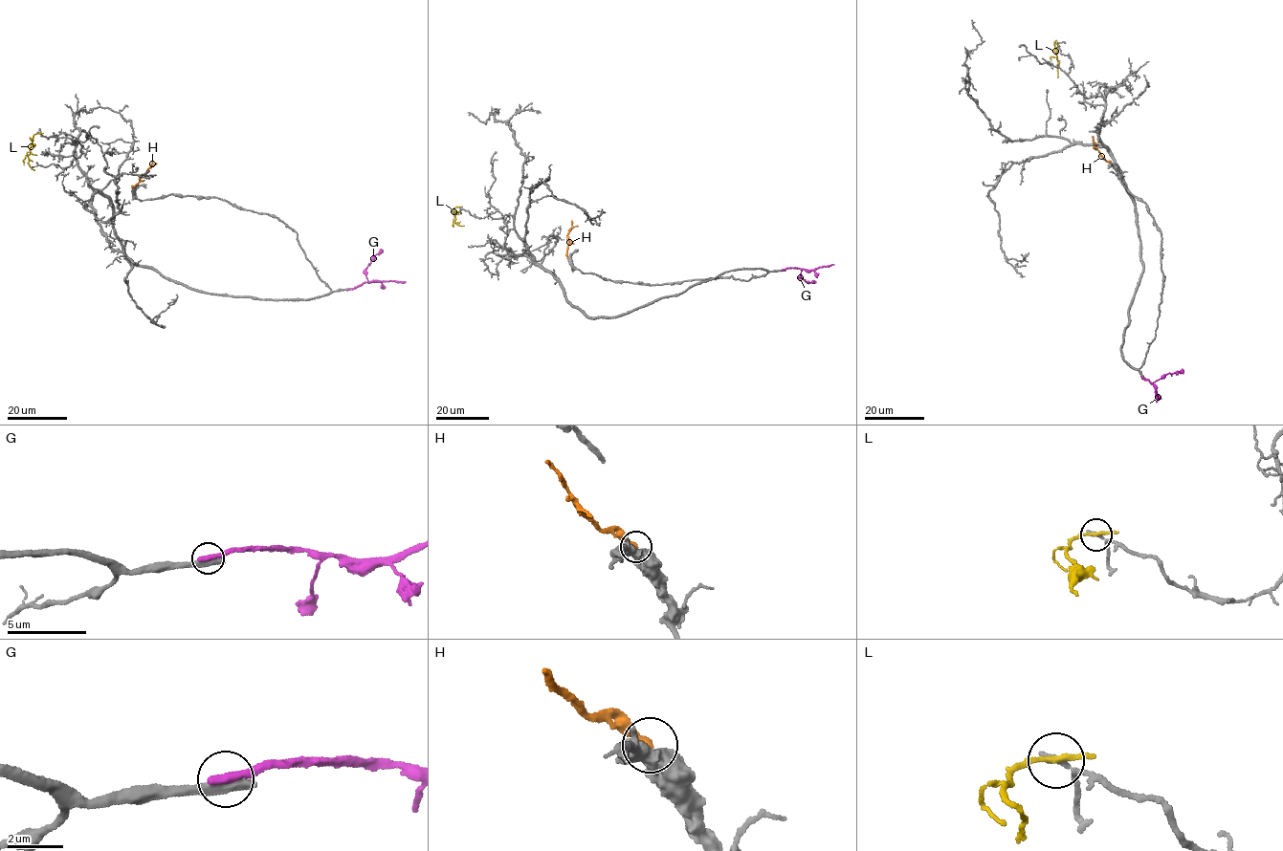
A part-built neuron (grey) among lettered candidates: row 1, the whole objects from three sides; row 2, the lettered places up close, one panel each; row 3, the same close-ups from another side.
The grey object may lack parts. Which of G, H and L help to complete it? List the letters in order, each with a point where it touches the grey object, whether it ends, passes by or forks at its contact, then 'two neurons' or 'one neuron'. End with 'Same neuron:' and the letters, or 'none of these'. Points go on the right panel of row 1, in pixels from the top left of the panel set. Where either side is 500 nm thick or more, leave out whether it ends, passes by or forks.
G: contact (1141, 377); it ends; two neurons
H: contact (1113, 164); two neurons
L: contact (1056, 42); it passes by; two neurons
Same neuron: none of these

